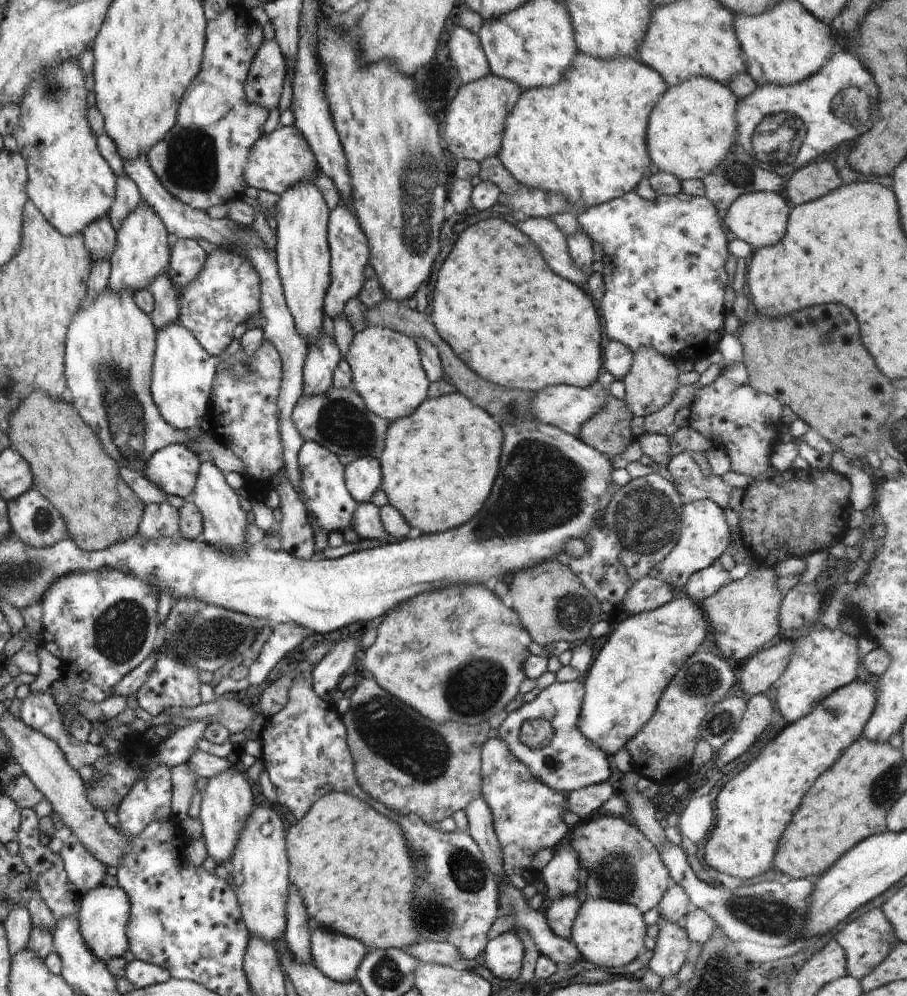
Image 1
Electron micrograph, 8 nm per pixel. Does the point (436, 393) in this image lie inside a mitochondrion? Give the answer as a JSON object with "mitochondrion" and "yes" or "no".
{"mitochondrion":"no"}

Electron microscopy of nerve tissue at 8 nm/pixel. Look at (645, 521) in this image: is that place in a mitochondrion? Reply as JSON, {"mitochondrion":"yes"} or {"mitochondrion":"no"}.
{"mitochondrion":"yes"}

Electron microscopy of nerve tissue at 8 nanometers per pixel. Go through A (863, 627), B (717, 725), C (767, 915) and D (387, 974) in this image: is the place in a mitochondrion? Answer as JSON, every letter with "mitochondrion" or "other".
{"A":"other","B":"mitochondrion","C":"mitochondrion","D":"mitochondrion"}

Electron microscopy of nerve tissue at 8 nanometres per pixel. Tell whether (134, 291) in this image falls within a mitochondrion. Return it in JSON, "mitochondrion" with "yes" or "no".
{"mitochondrion":"no"}

